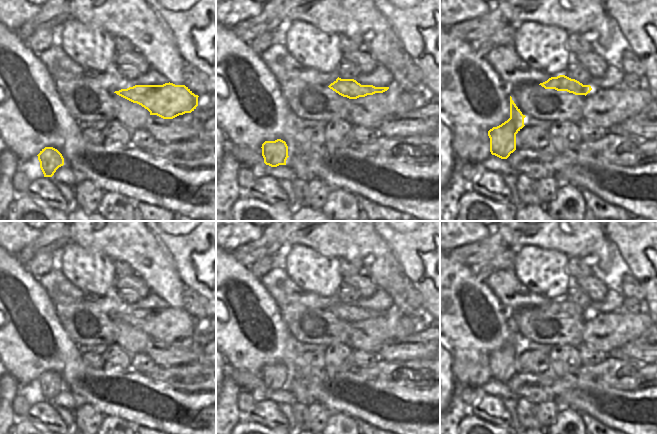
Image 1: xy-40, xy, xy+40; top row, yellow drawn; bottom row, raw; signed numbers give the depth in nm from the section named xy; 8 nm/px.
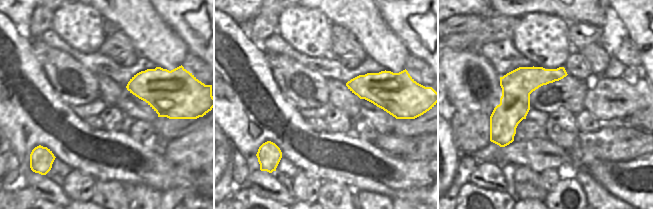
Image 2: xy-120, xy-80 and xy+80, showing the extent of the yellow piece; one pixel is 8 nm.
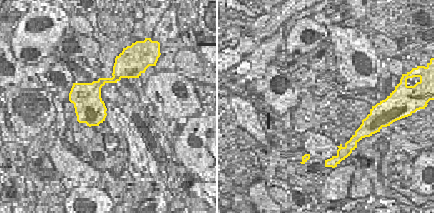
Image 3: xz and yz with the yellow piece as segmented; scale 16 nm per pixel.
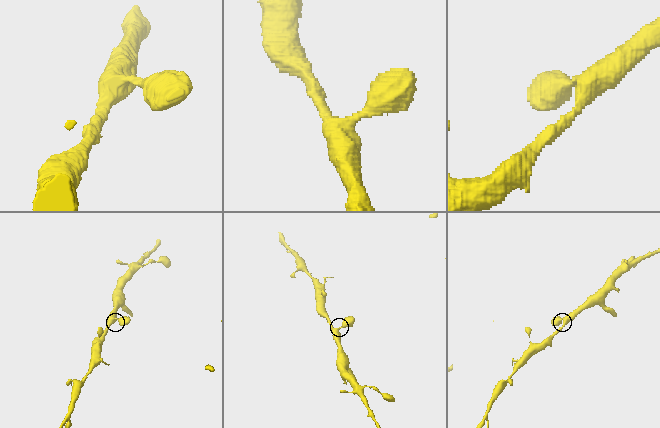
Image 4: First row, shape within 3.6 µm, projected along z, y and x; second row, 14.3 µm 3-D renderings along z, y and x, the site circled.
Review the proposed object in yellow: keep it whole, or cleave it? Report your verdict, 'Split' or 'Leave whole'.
Leave whole

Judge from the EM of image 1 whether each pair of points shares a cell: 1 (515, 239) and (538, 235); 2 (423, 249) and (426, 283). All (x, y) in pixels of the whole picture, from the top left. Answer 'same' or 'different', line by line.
1: same
2: same

